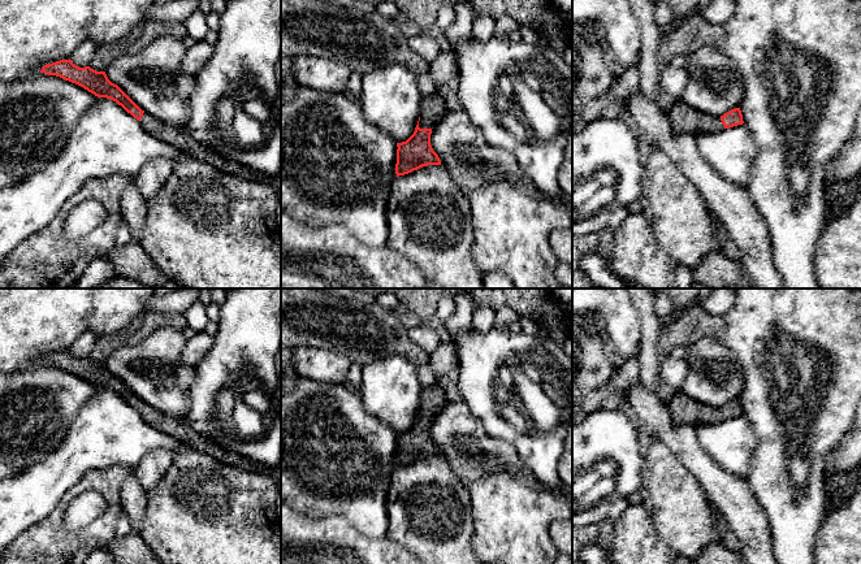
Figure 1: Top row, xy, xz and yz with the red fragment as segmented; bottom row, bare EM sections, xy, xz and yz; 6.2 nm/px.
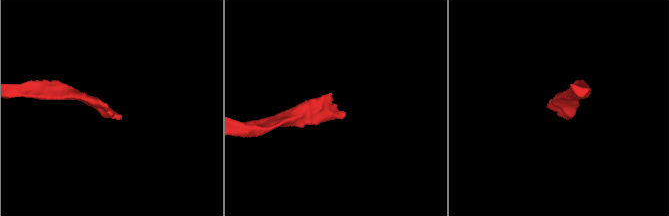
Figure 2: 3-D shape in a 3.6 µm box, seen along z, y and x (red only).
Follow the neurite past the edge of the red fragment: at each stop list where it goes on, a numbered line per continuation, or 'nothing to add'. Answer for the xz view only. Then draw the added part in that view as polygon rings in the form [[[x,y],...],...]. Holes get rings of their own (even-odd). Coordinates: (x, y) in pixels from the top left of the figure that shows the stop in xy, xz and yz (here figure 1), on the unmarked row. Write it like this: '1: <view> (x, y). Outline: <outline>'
1: xz (433, 398). Outline: [[[432,385],[424,387],[420,395],[419,418],[433,420],[437,412],[449,402],[445,391],[440,386]]]

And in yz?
1: yz (686, 411). Outline: [[[679,390],[670,400],[669,409],[676,425],[717,424],[724,420],[721,408],[697,403]]]

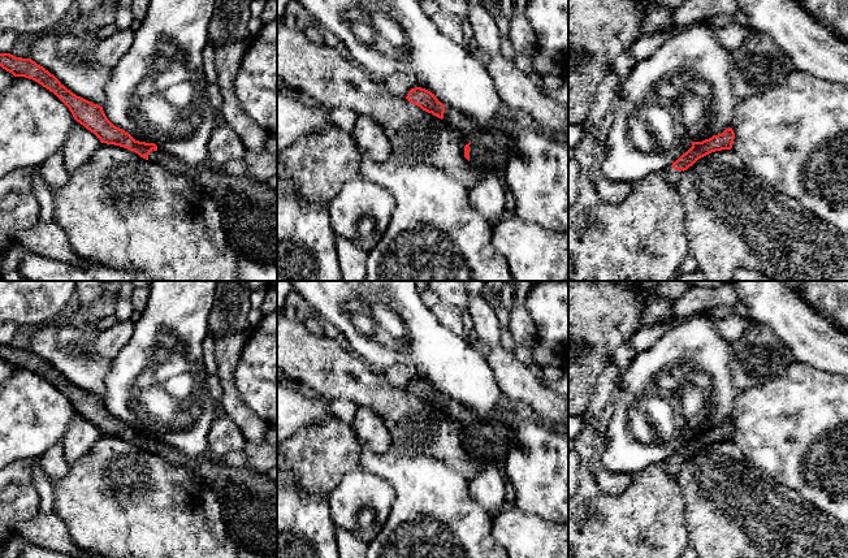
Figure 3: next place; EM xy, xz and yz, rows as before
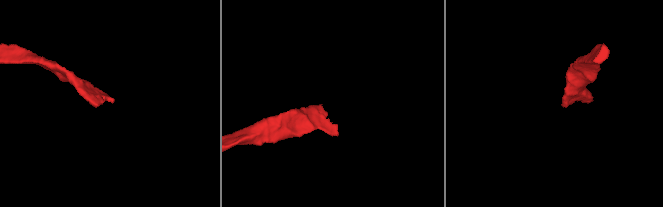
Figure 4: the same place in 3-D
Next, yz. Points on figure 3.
1: yz (671, 467). Outline: [[[672,458],[662,463],[666,472],[671,475],[672,477],[676,477],[679,475],[682,464],[683,462],[675,462]]]

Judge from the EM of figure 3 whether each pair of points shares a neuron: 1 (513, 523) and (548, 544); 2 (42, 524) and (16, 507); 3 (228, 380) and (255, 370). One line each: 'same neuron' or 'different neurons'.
1: same neuron
2: different neurons
3: different neurons

